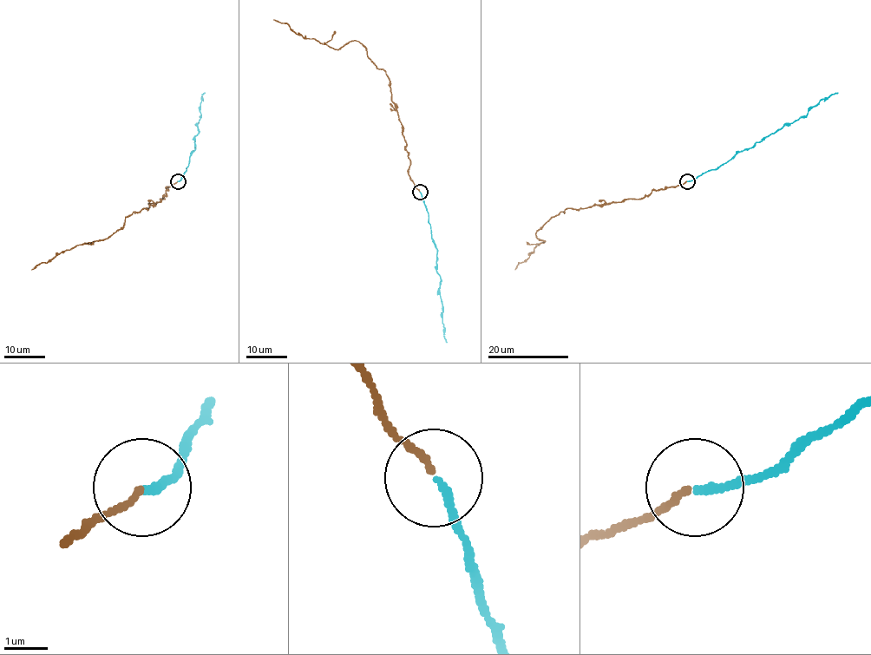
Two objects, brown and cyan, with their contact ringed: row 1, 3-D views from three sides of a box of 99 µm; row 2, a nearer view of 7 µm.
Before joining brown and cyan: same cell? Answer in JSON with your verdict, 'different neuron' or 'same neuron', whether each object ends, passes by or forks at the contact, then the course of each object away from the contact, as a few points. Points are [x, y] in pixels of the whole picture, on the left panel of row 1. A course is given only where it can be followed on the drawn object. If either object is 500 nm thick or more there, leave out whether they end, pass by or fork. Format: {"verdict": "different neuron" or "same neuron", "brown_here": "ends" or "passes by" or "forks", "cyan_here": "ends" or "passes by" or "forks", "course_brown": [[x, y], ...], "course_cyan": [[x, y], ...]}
{"verdict": "same neuron", "brown_here": "ends", "cyan_here": "ends", "course_brown": [[177, 180], [166, 187], [164, 199], [128, 215], [125, 224], [107, 239], [62, 251], [31, 270]], "course_cyan": [[177, 180], [186, 171], [194, 149], [194, 137], [199, 133], [199, 102], [205, 93]]}

